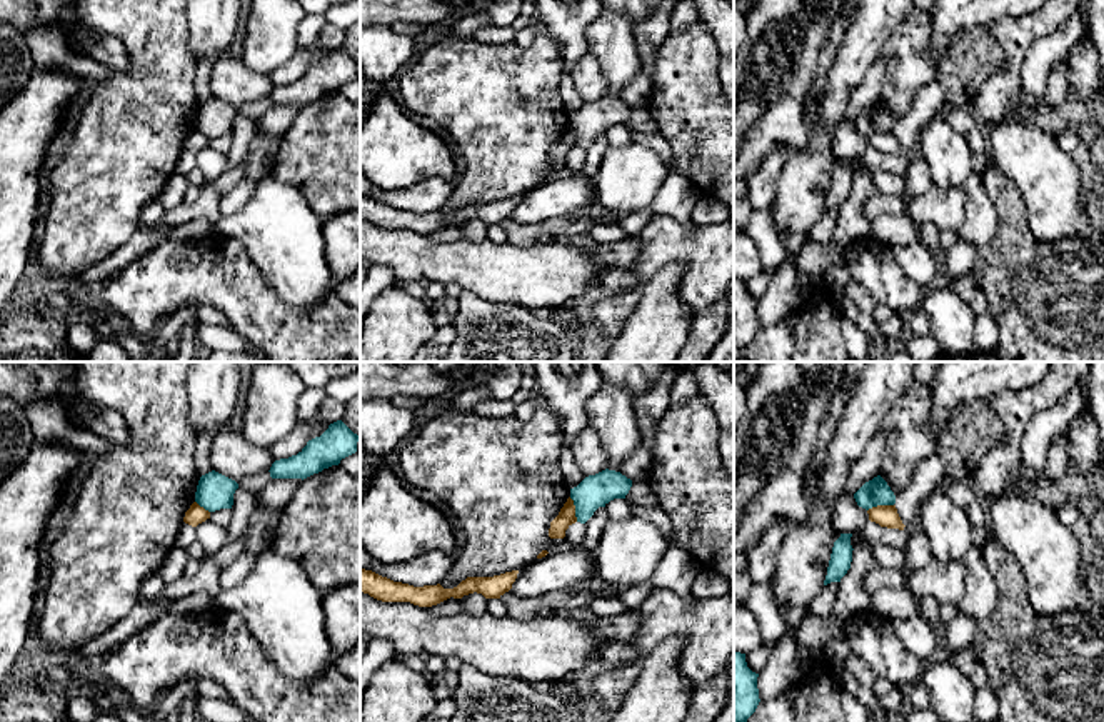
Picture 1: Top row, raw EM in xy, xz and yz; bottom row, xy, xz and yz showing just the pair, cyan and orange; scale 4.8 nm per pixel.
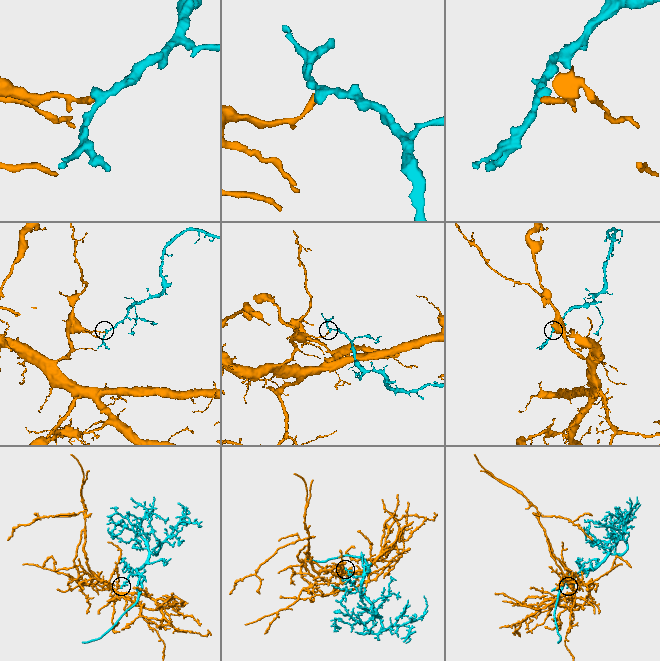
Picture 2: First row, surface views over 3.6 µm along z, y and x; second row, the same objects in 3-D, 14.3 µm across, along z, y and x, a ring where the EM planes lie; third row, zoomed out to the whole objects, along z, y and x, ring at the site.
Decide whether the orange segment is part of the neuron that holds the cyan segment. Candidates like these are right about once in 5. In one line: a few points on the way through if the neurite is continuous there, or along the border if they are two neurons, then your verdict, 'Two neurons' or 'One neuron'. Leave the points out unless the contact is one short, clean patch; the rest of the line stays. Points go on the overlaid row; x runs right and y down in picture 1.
Boundary: yz (893, 504), (878, 504), (868, 511). Two neurons

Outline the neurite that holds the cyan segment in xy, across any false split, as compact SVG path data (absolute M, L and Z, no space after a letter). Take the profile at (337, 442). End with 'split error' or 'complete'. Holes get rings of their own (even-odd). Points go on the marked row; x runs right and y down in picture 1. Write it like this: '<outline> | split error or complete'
M337 420L320 437L309 440L297 455L275 460L268 470L270 477L304 480L324 469L339 465L342 459L355 454L357 442L359 435L342 420Z | complete

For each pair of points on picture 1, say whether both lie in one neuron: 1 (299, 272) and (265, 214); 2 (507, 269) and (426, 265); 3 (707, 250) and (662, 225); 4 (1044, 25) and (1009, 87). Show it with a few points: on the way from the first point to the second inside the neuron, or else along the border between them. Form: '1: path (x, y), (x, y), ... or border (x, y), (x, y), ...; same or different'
1: path (291, 257), (279, 229); same
2: path (487, 269), (446, 265); same
3: path (696, 247), (681, 244), (674, 237); same
4: path (1028, 39), (1013, 55), (1011, 70); same

